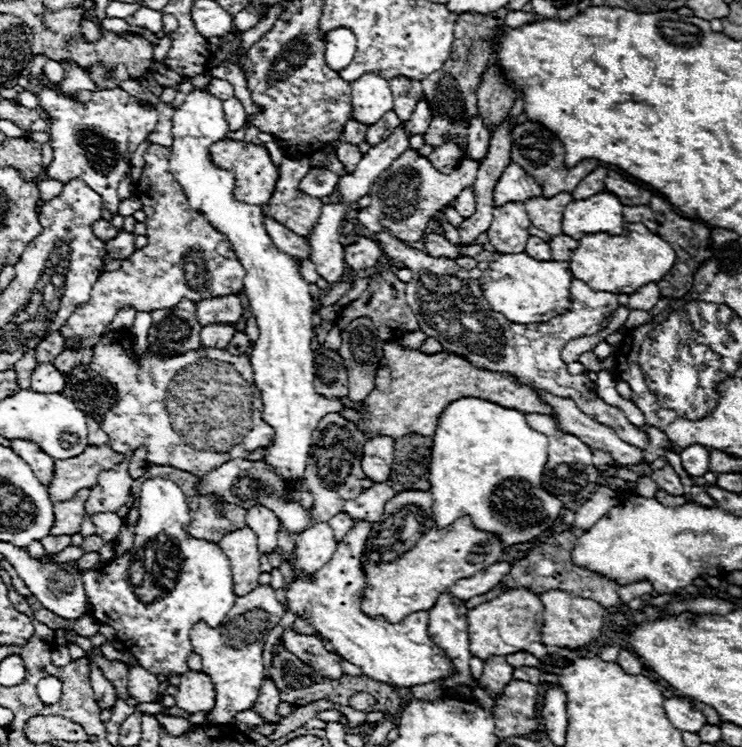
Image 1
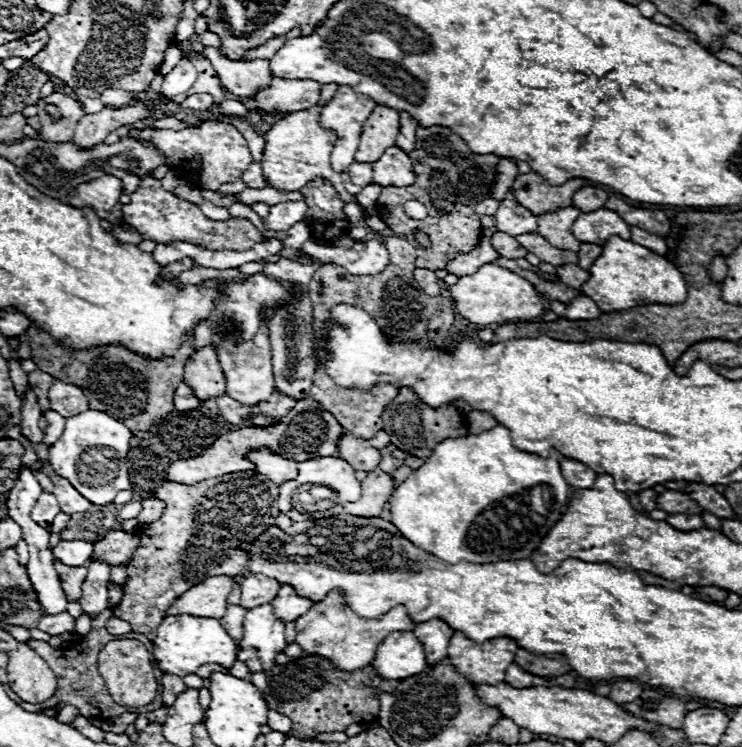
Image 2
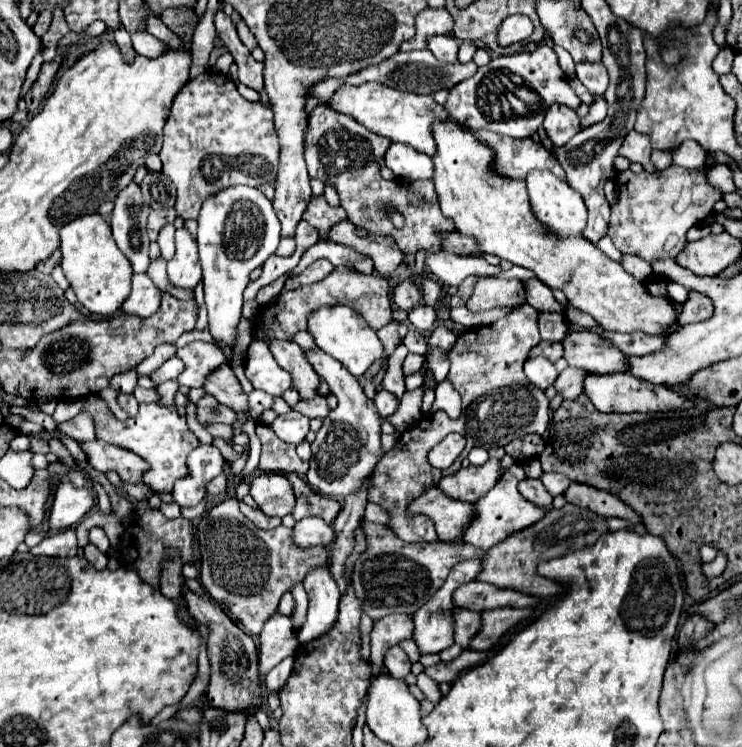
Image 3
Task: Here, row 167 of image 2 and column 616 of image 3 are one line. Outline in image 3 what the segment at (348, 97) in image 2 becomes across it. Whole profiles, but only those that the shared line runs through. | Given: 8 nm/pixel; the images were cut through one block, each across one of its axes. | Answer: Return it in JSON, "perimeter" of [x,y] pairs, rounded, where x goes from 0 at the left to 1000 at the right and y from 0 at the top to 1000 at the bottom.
{"perimeter":[[[811,444],[811,452],[825,458],[825,463],[830,463],[844,477],[868,477],[868,474],[876,474],[876,471],[892,466],[892,455],[895,455],[892,450],[887,450],[887,452],[881,452],[881,450],[865,450],[863,444],[852,444],[852,447]]]}

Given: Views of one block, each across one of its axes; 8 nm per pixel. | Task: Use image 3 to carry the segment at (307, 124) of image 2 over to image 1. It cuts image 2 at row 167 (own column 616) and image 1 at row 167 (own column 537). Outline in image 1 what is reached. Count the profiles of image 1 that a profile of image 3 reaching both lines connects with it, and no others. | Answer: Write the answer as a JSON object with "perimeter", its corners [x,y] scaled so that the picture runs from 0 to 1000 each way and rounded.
{"perimeter":[[[296,187],[291,193],[283,195],[283,212],[294,225],[310,228],[318,236],[318,257],[315,265],[323,270],[334,270],[334,273],[345,273],[345,276],[356,276],[364,262],[367,262],[367,252],[369,244],[375,238],[375,225],[367,220],[361,203],[356,195],[345,195],[345,193],[332,193],[332,190],[318,190],[318,187]]]}

